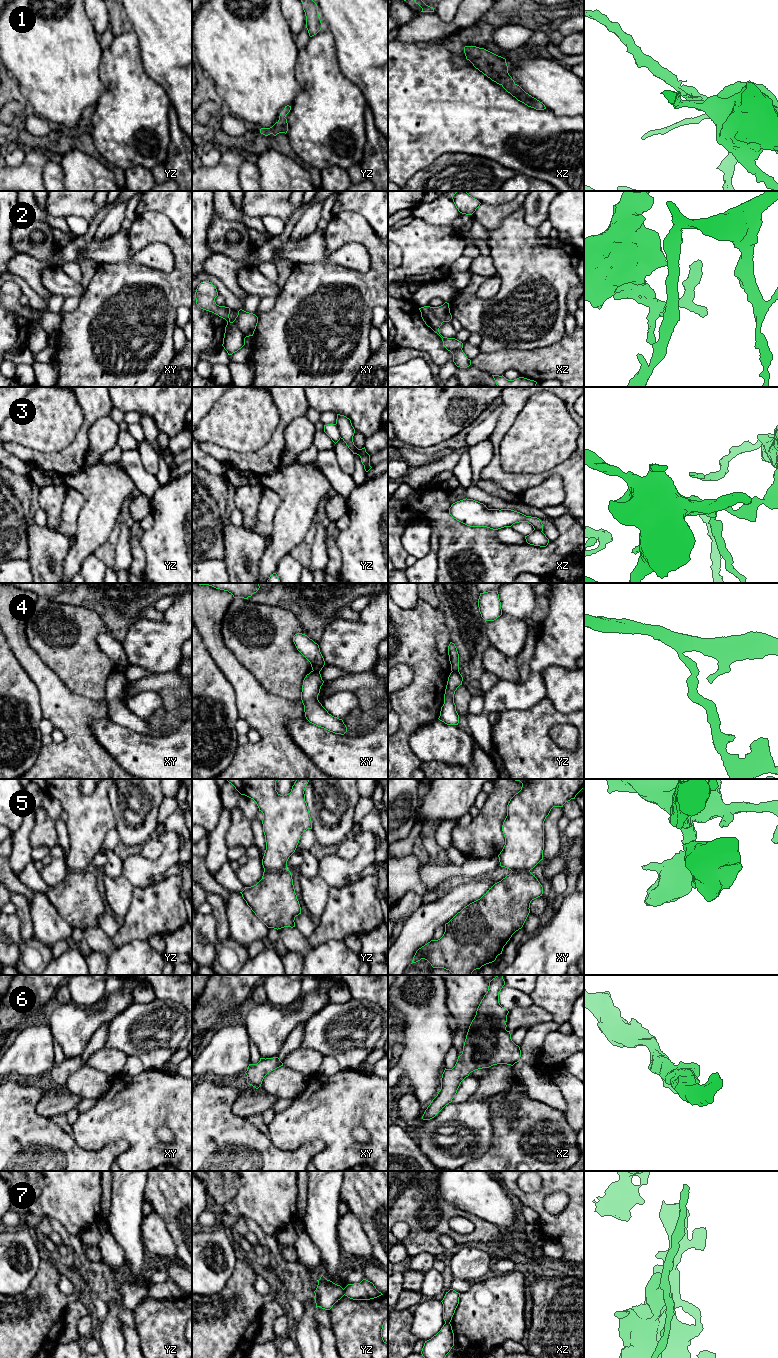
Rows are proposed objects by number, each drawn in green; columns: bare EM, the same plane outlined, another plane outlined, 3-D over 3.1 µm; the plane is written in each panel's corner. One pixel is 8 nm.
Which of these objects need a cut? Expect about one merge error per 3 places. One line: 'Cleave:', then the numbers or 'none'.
Cleave: 2, 3, 4, 5, 7

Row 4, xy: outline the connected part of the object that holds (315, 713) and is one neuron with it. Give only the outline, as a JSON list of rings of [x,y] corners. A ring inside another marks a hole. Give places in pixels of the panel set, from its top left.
[[[311,671],[303,680],[301,700],[304,705],[306,719],[321,728],[335,734],[344,735],[347,727],[342,719],[332,716],[318,700],[322,680],[320,672]]]

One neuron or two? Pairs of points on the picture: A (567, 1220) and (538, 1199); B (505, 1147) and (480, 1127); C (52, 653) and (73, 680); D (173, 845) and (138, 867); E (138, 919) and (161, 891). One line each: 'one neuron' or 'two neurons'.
A: one neuron
B: two neurons
C: one neuron
D: one neuron
E: one neuron

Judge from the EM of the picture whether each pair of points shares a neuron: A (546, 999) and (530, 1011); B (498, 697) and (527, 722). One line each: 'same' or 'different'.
A: different
B: different

